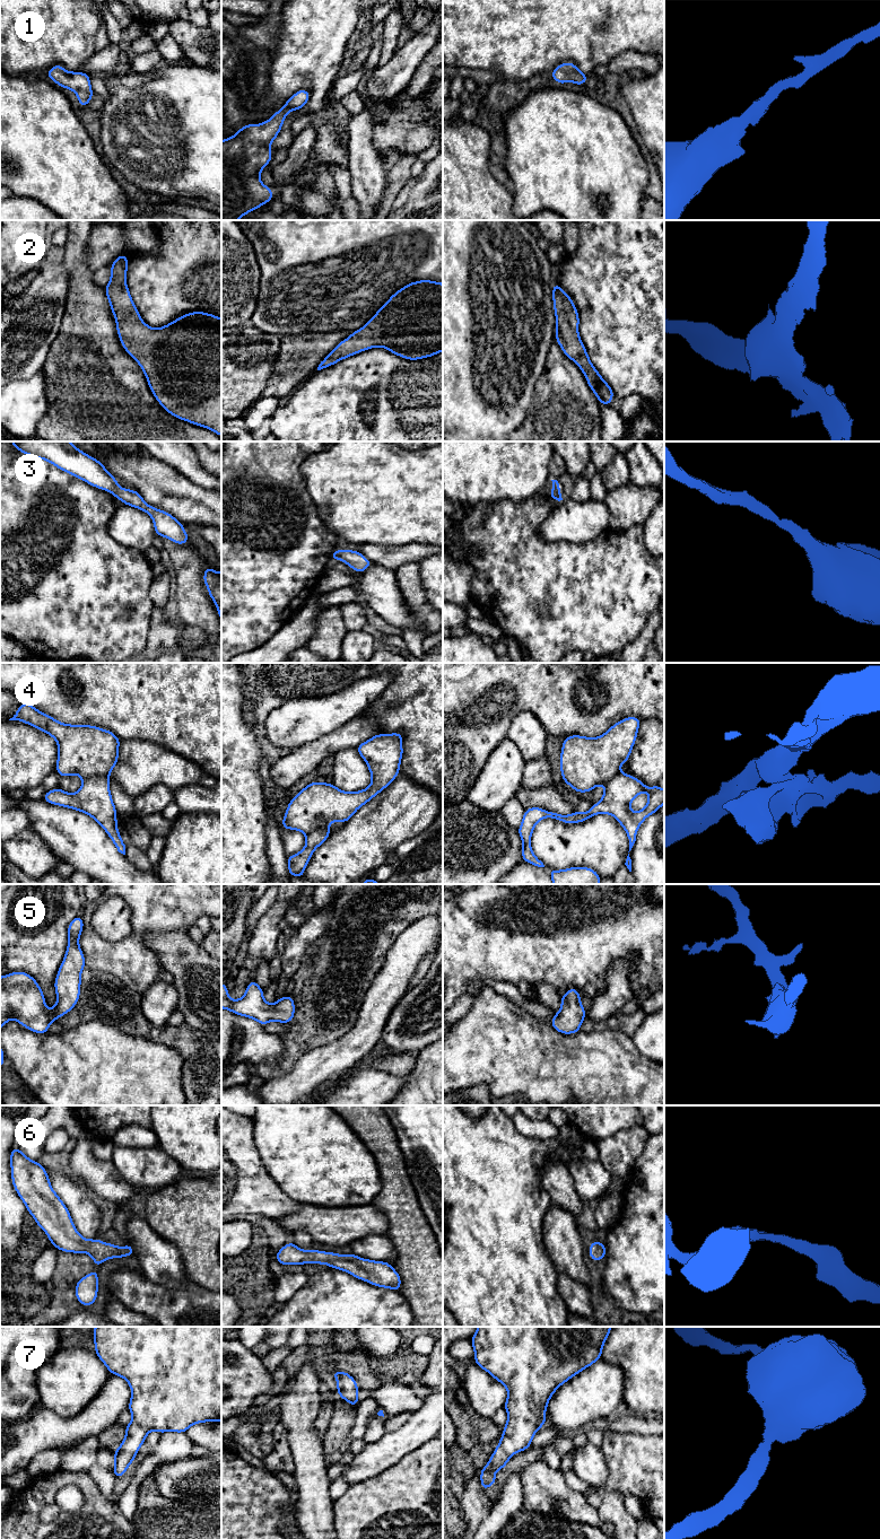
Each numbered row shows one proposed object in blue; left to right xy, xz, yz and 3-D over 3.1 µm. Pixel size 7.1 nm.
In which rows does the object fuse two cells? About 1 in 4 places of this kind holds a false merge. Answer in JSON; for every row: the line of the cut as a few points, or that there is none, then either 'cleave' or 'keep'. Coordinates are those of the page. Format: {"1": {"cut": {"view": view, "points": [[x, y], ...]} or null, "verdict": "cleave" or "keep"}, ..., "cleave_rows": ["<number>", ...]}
{"1": {"cut": null, "verdict": "keep"}, "2": {"cut": null, "verdict": "keep"}, "3": {"cut": null, "verdict": "keep"}, "4": {"cut": {"view": "xy", "points": [[107, 776], [90, 776], [83, 781]]}, "verdict": "cleave"}, "5": {"cut": null, "verdict": "keep"}, "6": {"cut": null, "verdict": "keep"}, "7": {"cut": null, "verdict": "keep"}, "cleave_rows": ["4"]}

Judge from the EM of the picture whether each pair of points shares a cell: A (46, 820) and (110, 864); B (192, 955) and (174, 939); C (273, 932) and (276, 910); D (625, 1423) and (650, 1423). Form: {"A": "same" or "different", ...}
{"A": "same", "B": "same", "C": "same", "D": "same"}

